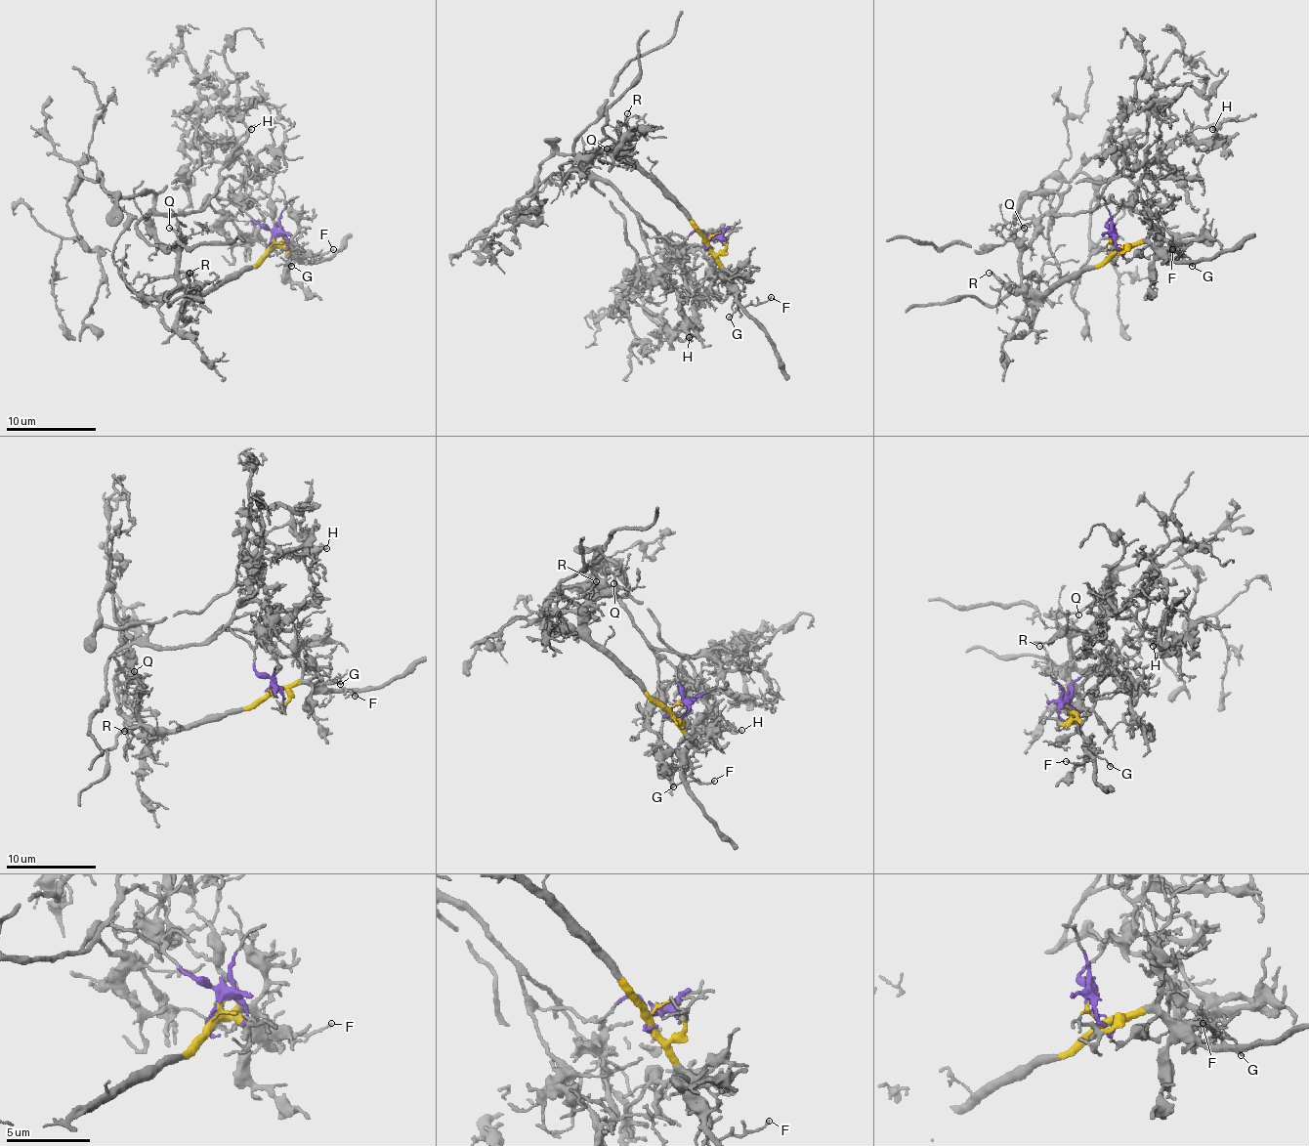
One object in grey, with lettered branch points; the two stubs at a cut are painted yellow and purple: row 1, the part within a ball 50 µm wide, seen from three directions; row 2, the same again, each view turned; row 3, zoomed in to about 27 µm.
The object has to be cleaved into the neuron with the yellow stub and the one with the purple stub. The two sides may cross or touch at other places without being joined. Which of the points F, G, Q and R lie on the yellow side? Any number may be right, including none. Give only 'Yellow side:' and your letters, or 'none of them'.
Yellow side: F, G, Q, R

